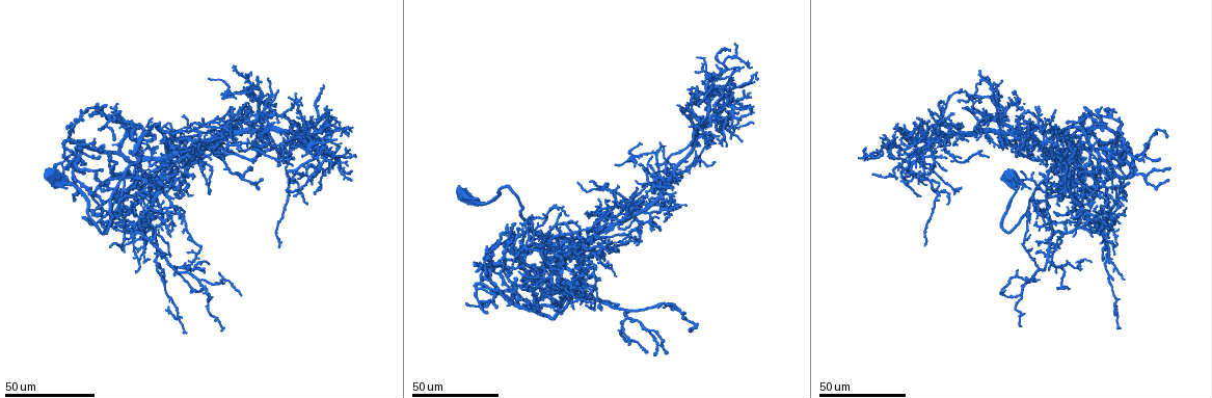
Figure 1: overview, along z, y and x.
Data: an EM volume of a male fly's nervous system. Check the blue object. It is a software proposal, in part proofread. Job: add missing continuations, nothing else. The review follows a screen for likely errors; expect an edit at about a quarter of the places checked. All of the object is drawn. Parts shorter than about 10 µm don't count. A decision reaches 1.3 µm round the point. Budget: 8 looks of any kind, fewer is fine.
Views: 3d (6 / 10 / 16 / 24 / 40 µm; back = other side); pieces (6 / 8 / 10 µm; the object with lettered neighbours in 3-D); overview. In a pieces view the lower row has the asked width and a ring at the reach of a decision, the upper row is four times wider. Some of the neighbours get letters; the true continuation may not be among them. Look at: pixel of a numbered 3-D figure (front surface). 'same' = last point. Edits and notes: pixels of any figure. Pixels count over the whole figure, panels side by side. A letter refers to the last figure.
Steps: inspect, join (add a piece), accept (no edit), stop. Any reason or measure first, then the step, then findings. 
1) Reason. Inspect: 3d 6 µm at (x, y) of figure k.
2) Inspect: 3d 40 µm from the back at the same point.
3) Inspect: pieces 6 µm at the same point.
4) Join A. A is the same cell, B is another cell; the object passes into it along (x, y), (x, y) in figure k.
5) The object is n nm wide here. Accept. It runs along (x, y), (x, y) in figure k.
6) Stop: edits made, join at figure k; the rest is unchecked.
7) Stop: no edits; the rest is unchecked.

Branch stops here. Inspect: 3d 24 µm at (954, 115) of figure 1.

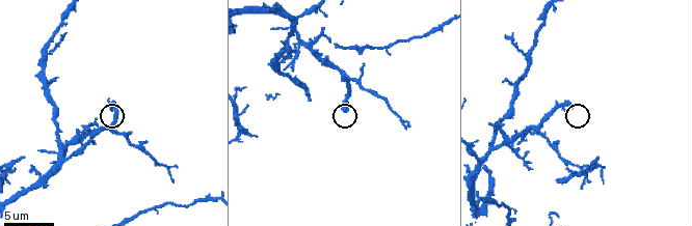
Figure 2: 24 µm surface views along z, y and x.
Inspect: pieces 8 µm at (342, 107) of figure 2.

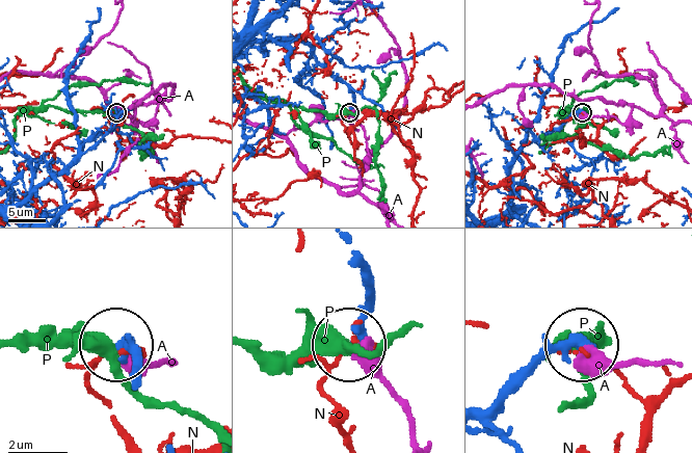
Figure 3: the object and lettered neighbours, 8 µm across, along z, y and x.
Accept. A, N and P are other cells; it runs along (482, 415), (534, 365), (577, 345) in figure 3; no lettered piece goes on from it.

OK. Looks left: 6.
Branch stops here. Inspect: 3d 40 µm at (933, 149) of figure 1.

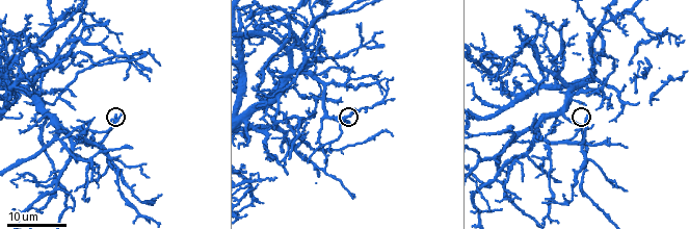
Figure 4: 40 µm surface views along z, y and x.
Inspect: pieces 8 µm at (589, 115) of figure 4.

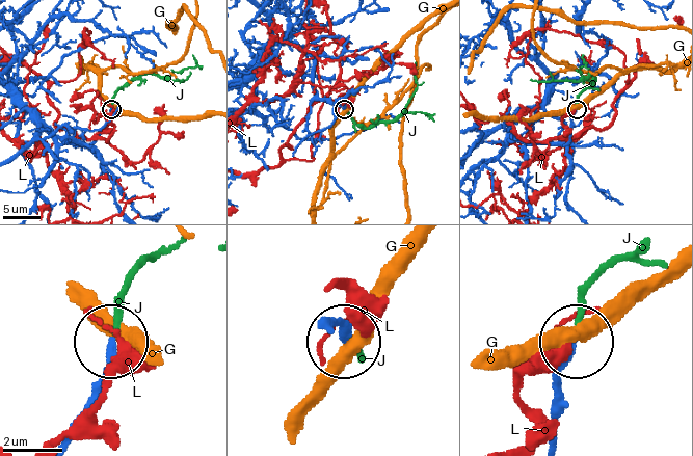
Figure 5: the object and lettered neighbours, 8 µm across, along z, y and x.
Join J. J is the same cell, G and L are other cells; the neuron continues.

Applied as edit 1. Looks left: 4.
Branch stops here. Inspect: 3d 16 µm at (285, 34) of figure 4.

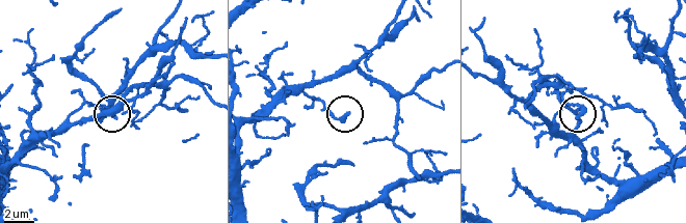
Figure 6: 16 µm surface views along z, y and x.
Inspect: pieces 10 µm at (348, 114) of figure 6.

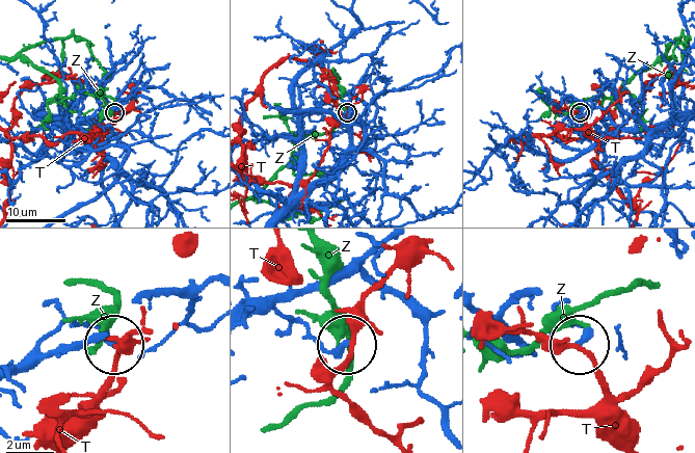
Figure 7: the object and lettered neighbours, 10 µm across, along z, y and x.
Accept. T and Z are other cells; none of them fits.

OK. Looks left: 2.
Tapers out. Inspect: 3d 24 µm at (206, 273) of figure 1.

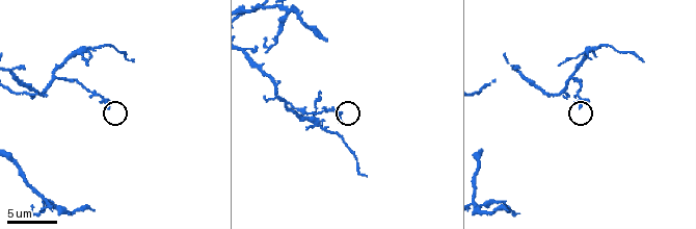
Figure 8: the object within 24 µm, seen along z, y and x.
Inspect: pieces 8 µm at (580, 107) of figure 8.

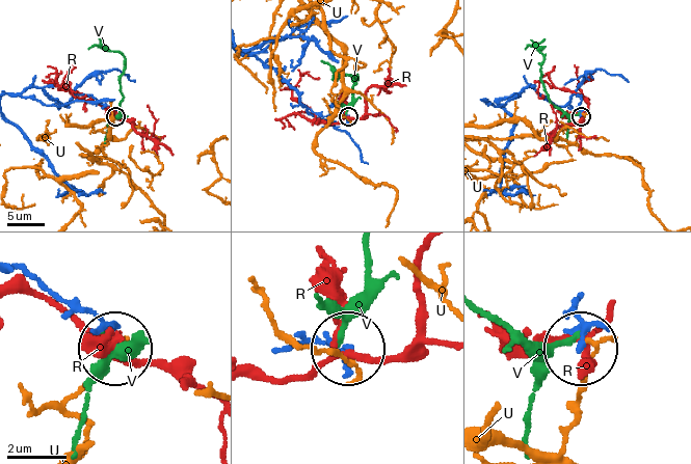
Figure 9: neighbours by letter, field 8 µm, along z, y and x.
Accept. R, U and V are other cells; none of them fits.

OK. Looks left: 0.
Stop: edits made, join at figure 5; the rest is unchecked.

